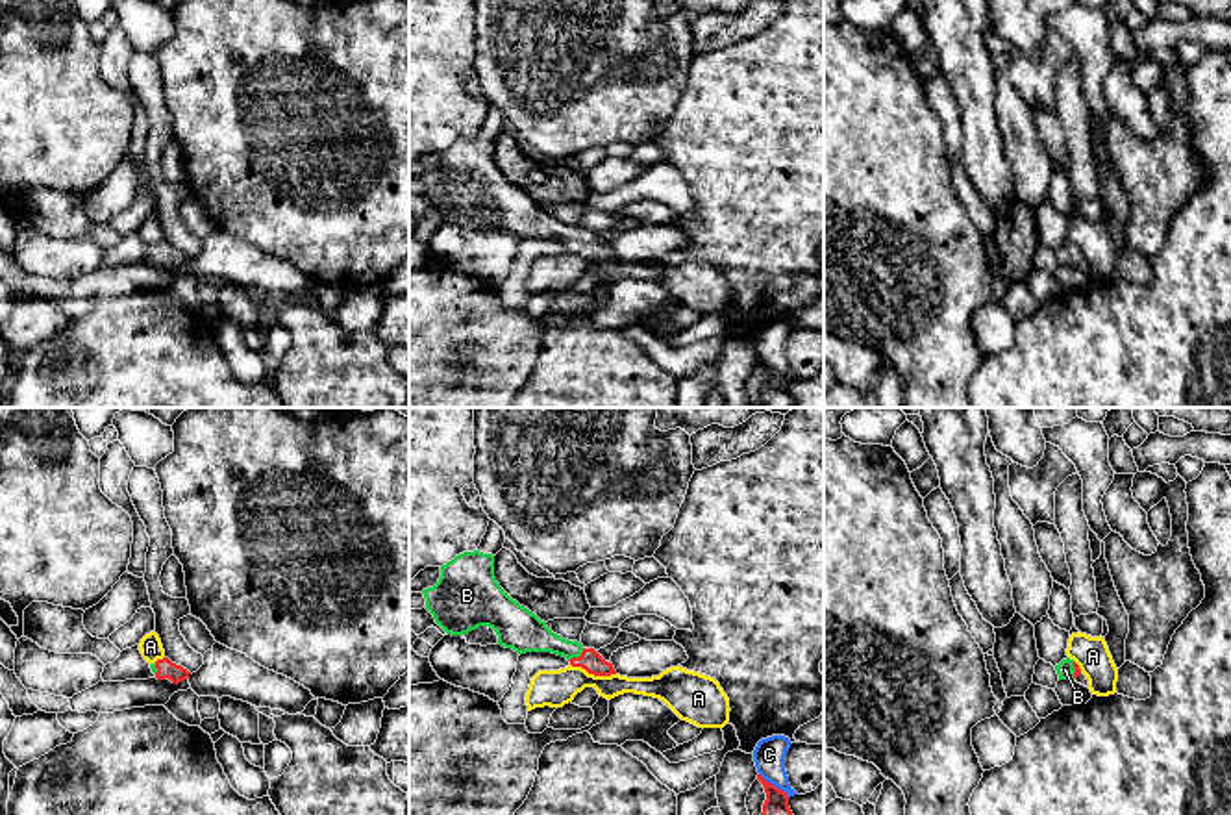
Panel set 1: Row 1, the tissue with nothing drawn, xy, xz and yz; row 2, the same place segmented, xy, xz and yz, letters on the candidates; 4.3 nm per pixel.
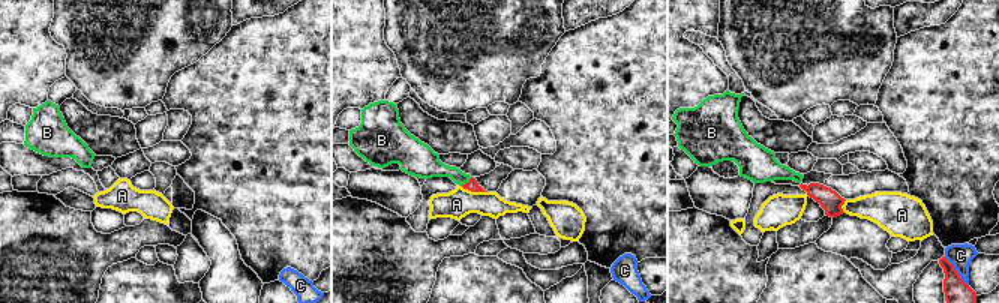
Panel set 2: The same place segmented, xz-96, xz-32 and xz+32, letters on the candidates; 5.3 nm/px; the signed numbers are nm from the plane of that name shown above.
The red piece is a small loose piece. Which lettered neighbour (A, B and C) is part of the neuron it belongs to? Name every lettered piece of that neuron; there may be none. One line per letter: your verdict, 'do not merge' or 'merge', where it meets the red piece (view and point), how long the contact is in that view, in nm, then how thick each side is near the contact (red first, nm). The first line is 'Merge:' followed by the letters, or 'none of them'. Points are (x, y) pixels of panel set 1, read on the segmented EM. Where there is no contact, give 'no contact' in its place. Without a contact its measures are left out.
Merge: B
A: do not merge; contact xz (593, 673); length 200 nm; calibres 90 and 160 nm
B: merge; contact xz (576, 658); length 90 nm; calibres 90 and 170 nm
C: do not merge; contact xz (774, 786); length 170 nm; calibres 100 and 140 nm

